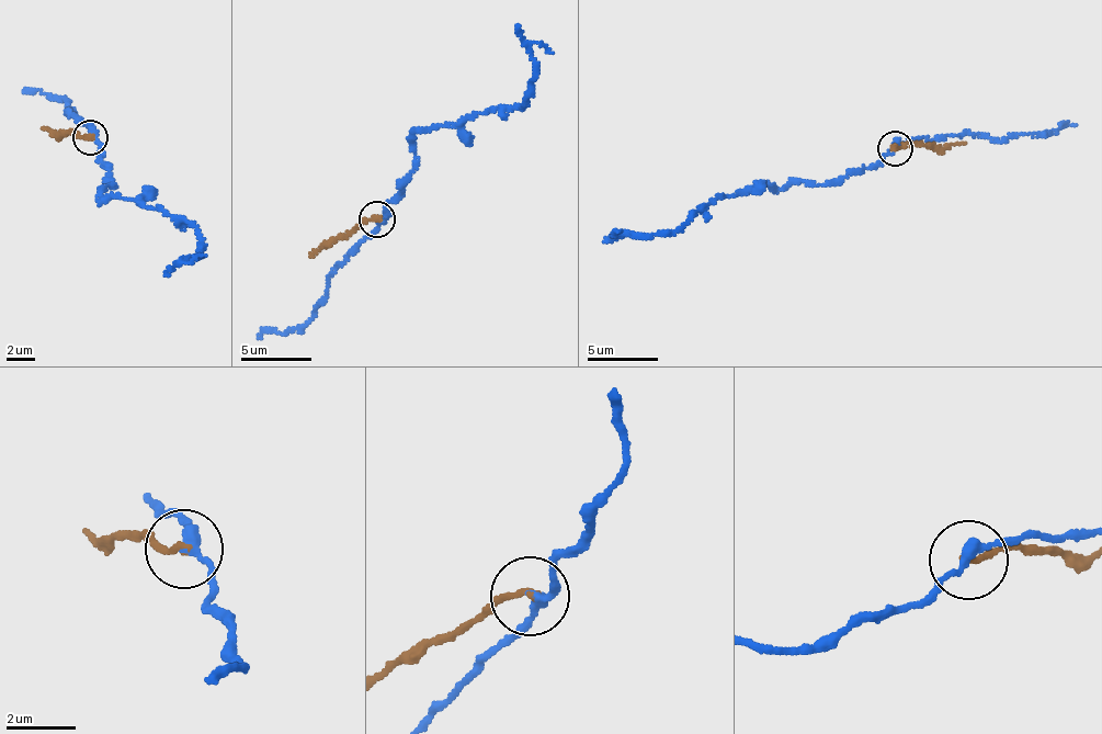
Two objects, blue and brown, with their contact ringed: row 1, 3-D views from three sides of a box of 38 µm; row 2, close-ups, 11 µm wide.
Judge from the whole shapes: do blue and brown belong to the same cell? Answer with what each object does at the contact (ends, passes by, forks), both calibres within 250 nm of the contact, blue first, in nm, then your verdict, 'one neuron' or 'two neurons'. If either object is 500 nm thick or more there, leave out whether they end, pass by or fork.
blue passes by; brown ends there; 280 nm thick on the blue side, 200 nm on the other; two neurons

